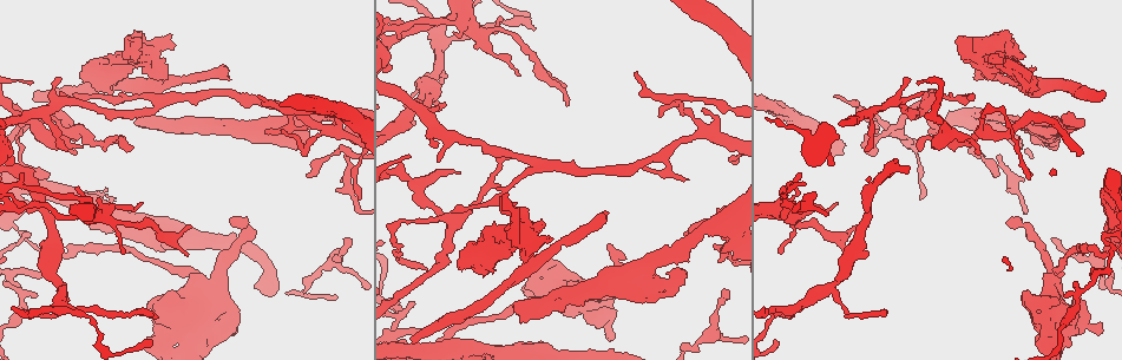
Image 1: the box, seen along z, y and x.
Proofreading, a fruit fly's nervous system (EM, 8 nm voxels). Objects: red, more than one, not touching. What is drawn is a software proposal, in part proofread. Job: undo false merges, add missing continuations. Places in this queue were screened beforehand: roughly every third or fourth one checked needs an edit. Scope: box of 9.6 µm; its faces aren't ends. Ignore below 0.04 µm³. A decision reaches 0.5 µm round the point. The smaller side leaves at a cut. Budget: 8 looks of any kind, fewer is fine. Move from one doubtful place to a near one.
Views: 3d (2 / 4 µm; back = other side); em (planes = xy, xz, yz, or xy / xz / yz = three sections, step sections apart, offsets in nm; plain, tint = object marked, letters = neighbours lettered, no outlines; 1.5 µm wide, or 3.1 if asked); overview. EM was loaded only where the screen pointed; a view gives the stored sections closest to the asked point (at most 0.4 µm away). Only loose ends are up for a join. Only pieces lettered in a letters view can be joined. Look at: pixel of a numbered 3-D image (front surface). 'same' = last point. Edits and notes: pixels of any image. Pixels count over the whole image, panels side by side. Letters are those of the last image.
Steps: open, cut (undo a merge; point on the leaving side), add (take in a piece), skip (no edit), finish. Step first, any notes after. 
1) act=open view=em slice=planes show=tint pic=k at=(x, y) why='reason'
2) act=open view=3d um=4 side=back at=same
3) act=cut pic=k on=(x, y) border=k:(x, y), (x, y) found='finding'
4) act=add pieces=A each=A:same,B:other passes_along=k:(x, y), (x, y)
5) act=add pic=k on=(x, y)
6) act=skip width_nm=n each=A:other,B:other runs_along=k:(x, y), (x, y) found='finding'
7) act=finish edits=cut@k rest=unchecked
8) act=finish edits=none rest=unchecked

act=open view=3d um=2 pic=1 at=(608, 246) why='free end'

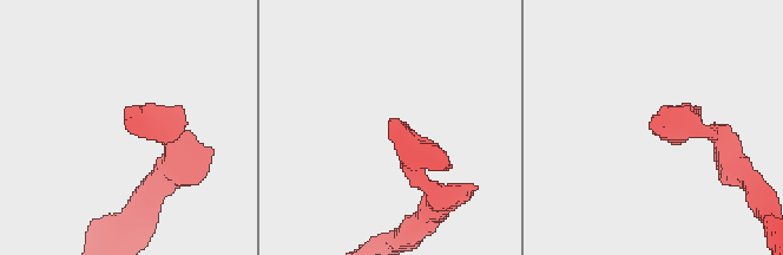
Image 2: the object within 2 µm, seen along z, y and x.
act=open view=em slice=yz step=8 show=tint pic=2 at=(649, 129) why='now the EM'

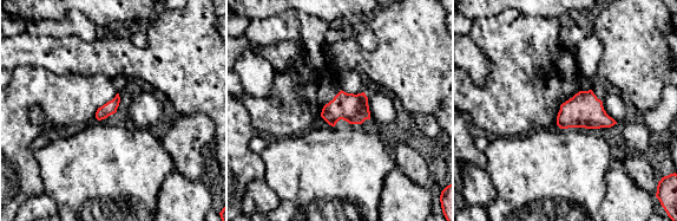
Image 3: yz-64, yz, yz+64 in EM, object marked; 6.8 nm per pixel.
act=open view=em slice=planes show=letters at=same why='another direction'

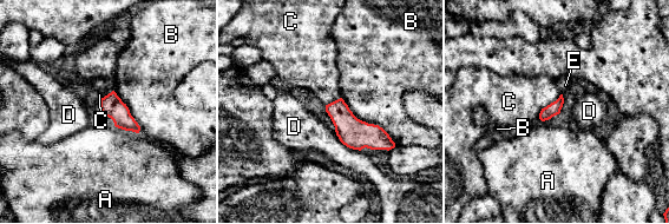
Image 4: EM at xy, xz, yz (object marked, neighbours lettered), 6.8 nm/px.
act=skip each=A:other,B:other,C:other,D:other,E:other border=4:(561, 94), (540, 111), (538, 118) found='no lettered piece goes on from it'

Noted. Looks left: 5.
act=open view=em um=3.1 slice=xy step=8 show=letters pic=1 at=(413, 338) why='end of a long branch'

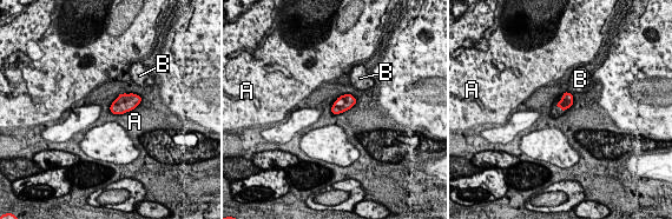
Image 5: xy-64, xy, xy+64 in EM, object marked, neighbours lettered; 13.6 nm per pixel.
act=open view=em um=3.1 slice=planes show=letters at=same

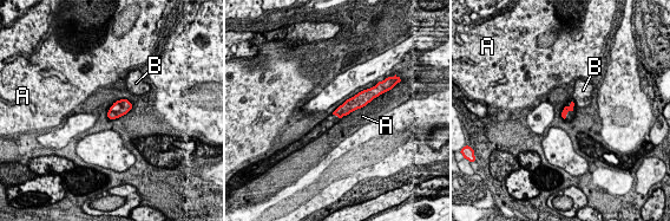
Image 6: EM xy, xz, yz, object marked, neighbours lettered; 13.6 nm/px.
act=skip each=A:other,B:other border=6:(126, 112), (115, 118), (106, 116) found='no lettered piece goes on from it'

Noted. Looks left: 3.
act=open view=3d um=2 pic=1 at=(1069, 111) why='long arm stops here'

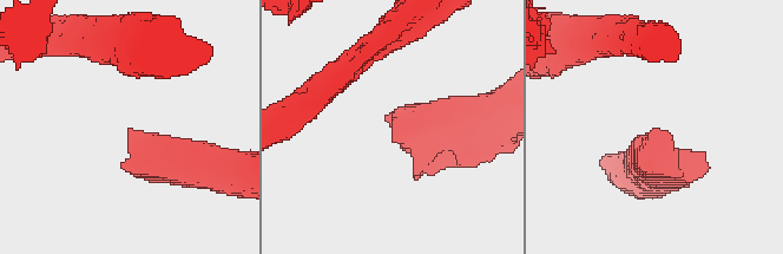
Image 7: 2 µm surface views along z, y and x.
act=open view=em slice=planes show=letters pic=7 at=(391, 131)

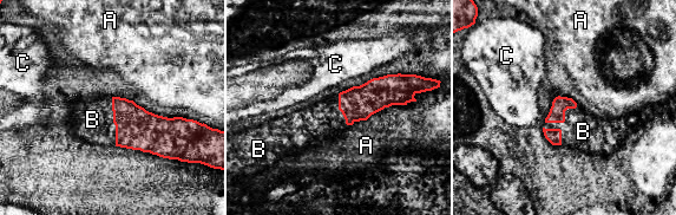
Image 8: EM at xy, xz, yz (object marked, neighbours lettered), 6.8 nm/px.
act=add pieces=B each=A:other,B:same,C:other passes_along=8:(137, 129), (113, 122), (92, 119) found='the cell continues'

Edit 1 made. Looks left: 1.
act=open view=em slice=planes show=letters pic=1 at=(975, 94) why='an open end'

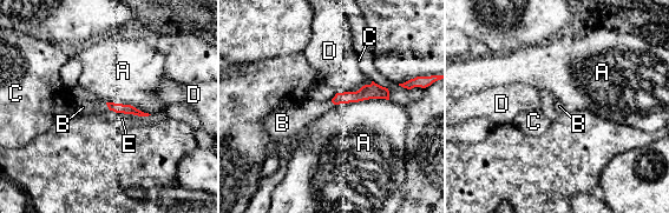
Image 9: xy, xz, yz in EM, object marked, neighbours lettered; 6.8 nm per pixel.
act=add pieces=B each=A:other,B:same,C:other,D:other,E:other found='it goes on there'

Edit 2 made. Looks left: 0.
act=finish edits=add@8,add@9 rest=unchecked

